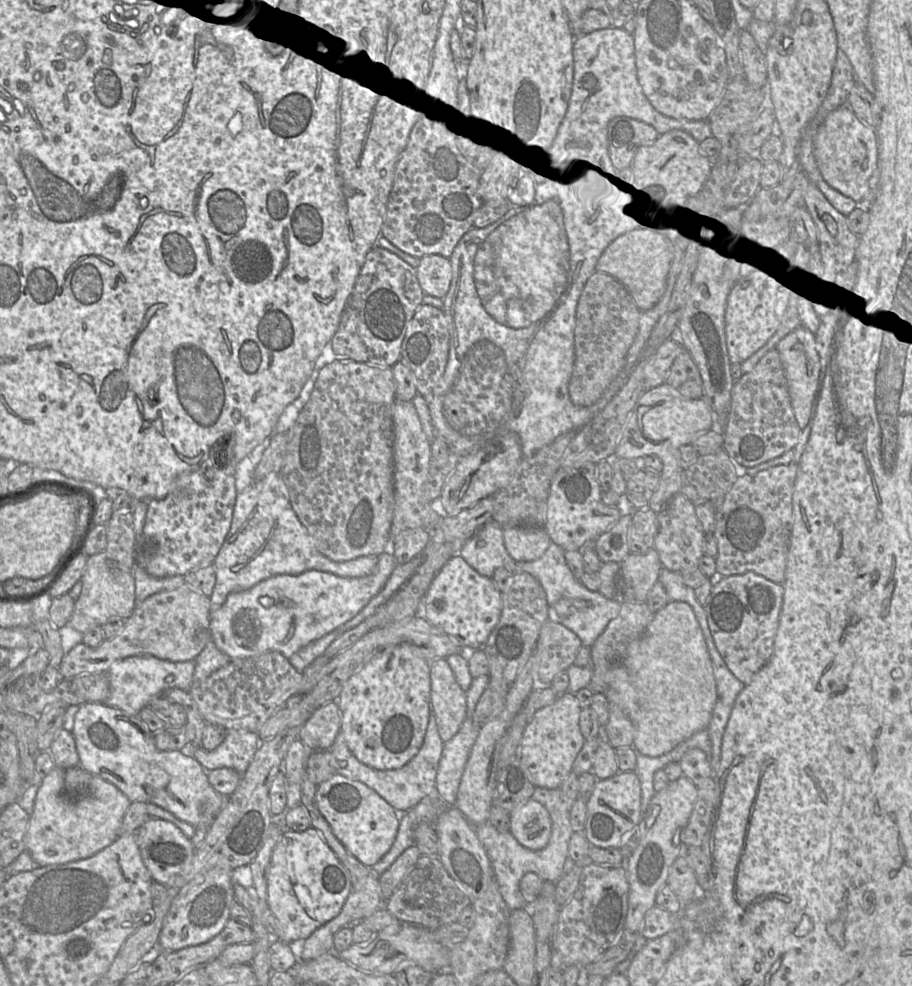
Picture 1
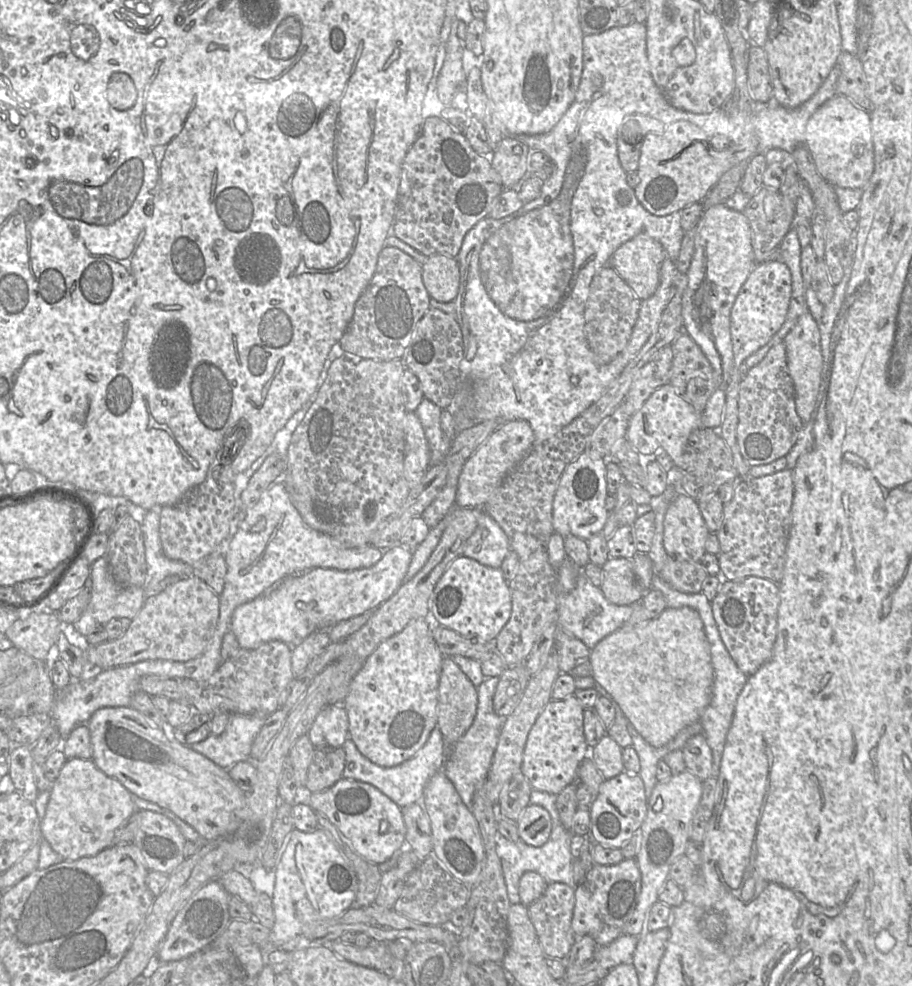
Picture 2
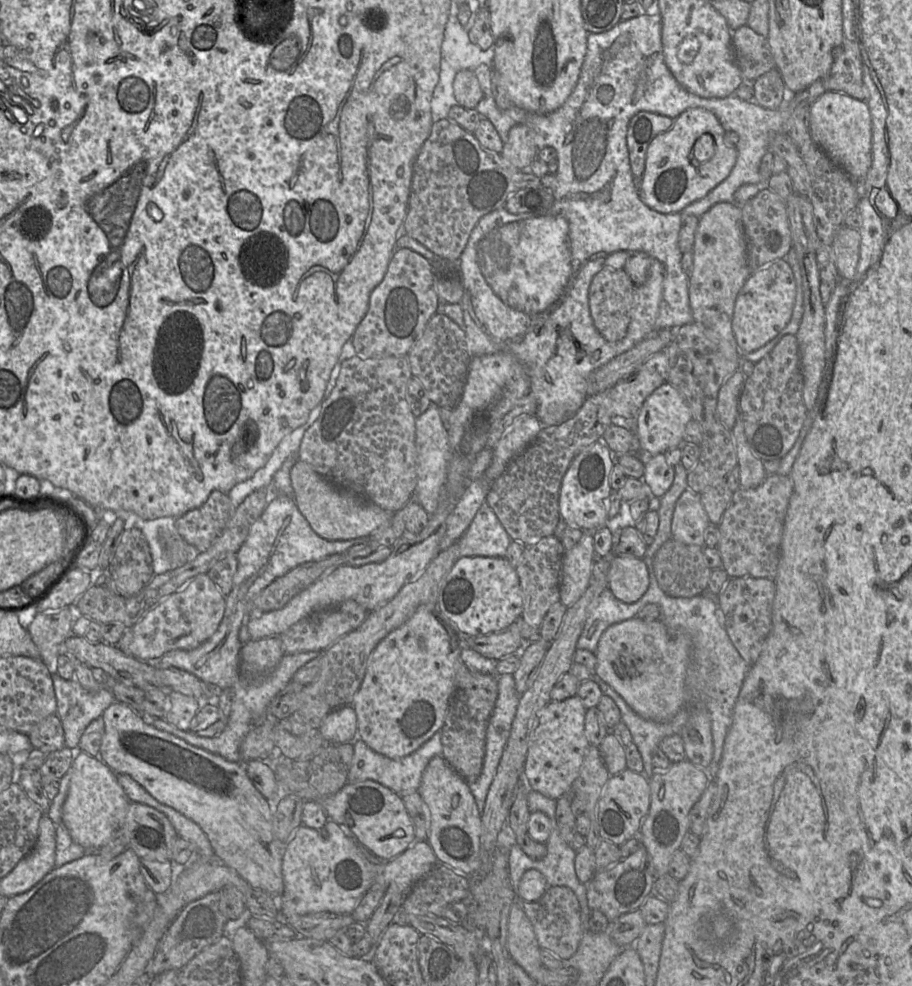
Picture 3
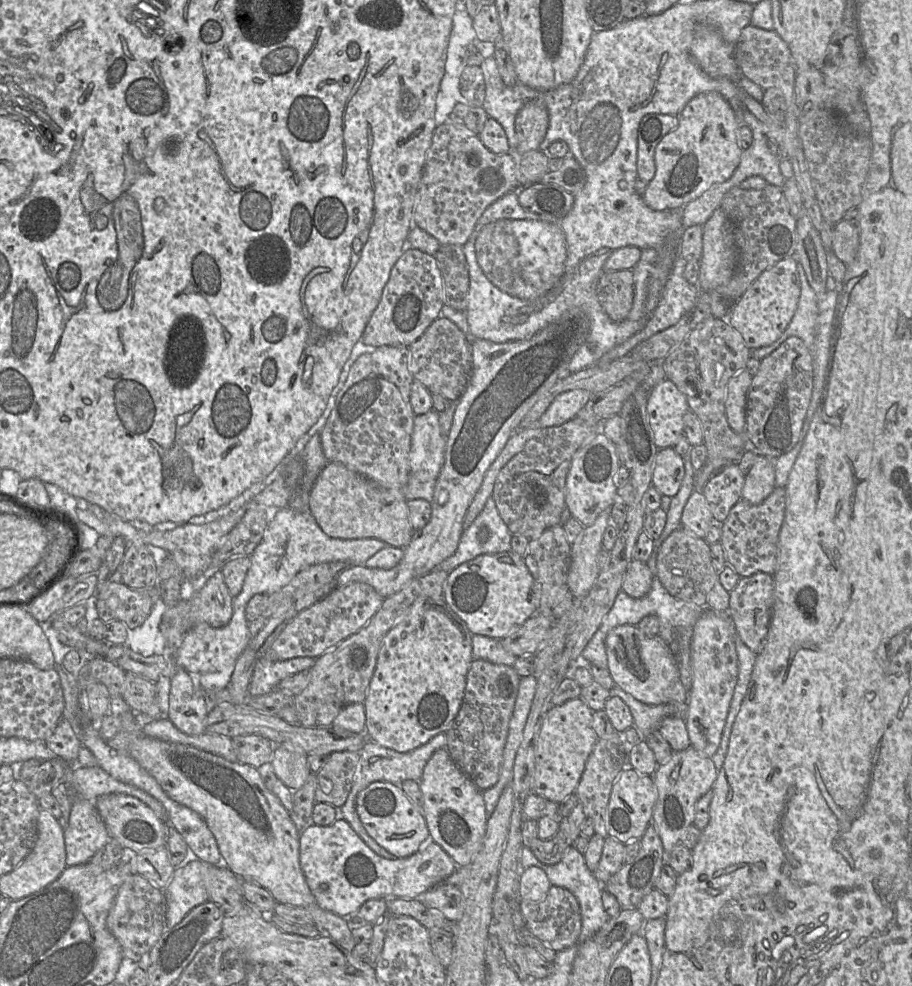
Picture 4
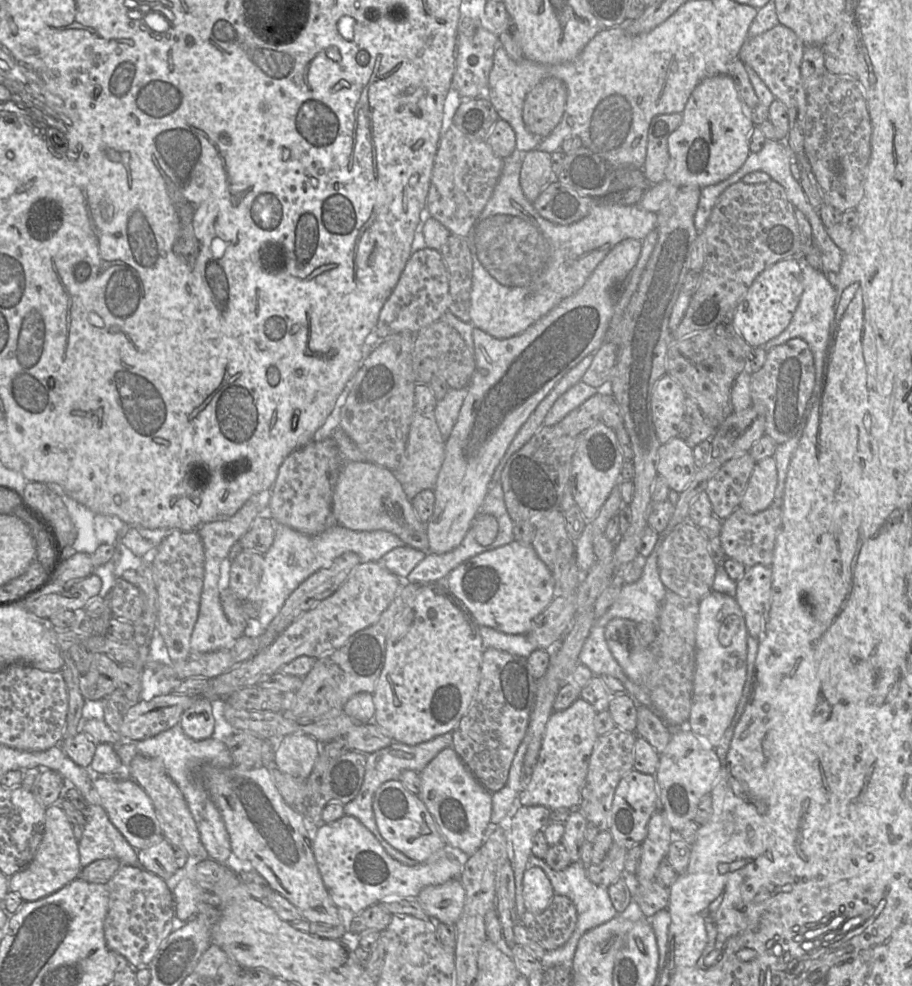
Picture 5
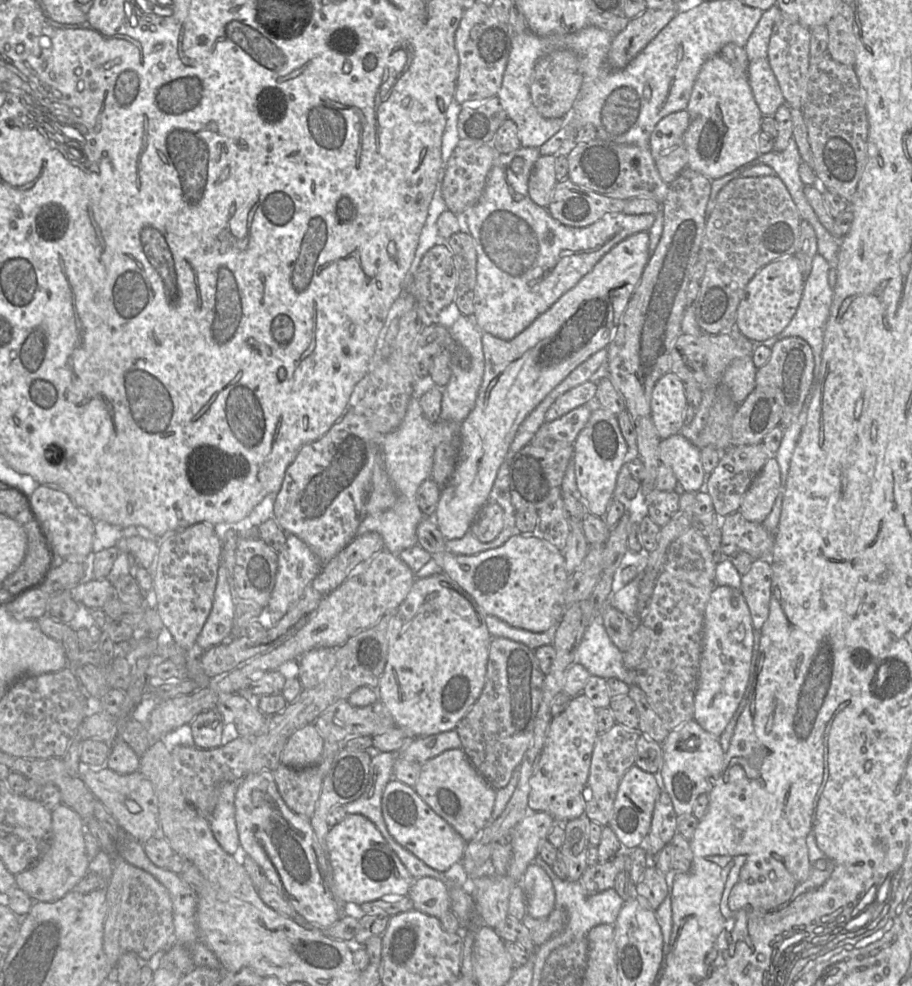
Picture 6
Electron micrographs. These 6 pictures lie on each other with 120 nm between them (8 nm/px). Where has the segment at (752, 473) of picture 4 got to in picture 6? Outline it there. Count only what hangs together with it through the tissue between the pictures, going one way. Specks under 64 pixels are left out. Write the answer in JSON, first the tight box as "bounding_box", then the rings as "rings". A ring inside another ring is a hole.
{"bounding_box":[739,456,780,523],"rings":[[[772,456],[743,496],[739,509],[742,516],[748,521],[762,523],[772,510],[780,484],[780,467]]]}

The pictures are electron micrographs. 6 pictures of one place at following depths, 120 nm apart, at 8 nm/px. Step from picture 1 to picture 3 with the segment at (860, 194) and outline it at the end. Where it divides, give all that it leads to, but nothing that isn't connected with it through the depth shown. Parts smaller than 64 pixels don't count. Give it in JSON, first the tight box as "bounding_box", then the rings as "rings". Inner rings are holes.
{"bounding_box":[810,91,872,180],"rings":[[[826,91],[810,109],[813,142],[854,180],[863,180],[872,163],[872,120],[866,102],[845,93]]]}

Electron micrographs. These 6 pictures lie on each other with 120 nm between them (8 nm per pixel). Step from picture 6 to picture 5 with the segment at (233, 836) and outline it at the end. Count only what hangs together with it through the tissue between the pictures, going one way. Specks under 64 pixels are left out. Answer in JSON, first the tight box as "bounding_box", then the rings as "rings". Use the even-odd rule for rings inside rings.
{"bounding_box":[111,724,233,864],"rings":[[[177,724],[146,740],[132,741],[121,739],[121,741],[111,745],[113,745],[116,754],[125,768],[129,767],[133,758],[137,755],[160,760],[166,773],[178,786],[184,796],[197,825],[201,843],[206,849],[209,859],[220,864],[230,864],[233,862],[229,834],[218,808],[209,796],[206,788],[206,778],[204,773],[202,773],[202,768],[204,767],[233,767],[232,757],[224,742],[212,737],[201,741],[194,741],[188,738],[184,734],[181,726]]]}

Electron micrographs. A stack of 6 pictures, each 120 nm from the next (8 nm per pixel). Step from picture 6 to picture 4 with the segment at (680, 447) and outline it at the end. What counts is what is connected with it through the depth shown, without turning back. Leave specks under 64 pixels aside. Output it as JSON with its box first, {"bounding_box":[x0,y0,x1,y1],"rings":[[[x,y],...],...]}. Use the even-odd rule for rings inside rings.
{"bounding_box":[652,447,685,496],"rings":[[[673,447],[659,449],[652,474],[652,486],[661,495],[675,496],[685,475],[683,457]]]}

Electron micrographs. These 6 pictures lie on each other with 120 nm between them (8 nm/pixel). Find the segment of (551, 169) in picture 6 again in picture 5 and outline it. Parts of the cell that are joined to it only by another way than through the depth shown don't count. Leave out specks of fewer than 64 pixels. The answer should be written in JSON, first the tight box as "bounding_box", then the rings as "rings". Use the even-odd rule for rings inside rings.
{"bounding_box":[519,148,552,202],"rings":[[[537,148],[528,150],[522,159],[519,182],[523,194],[533,202],[552,181],[551,153]]]}

